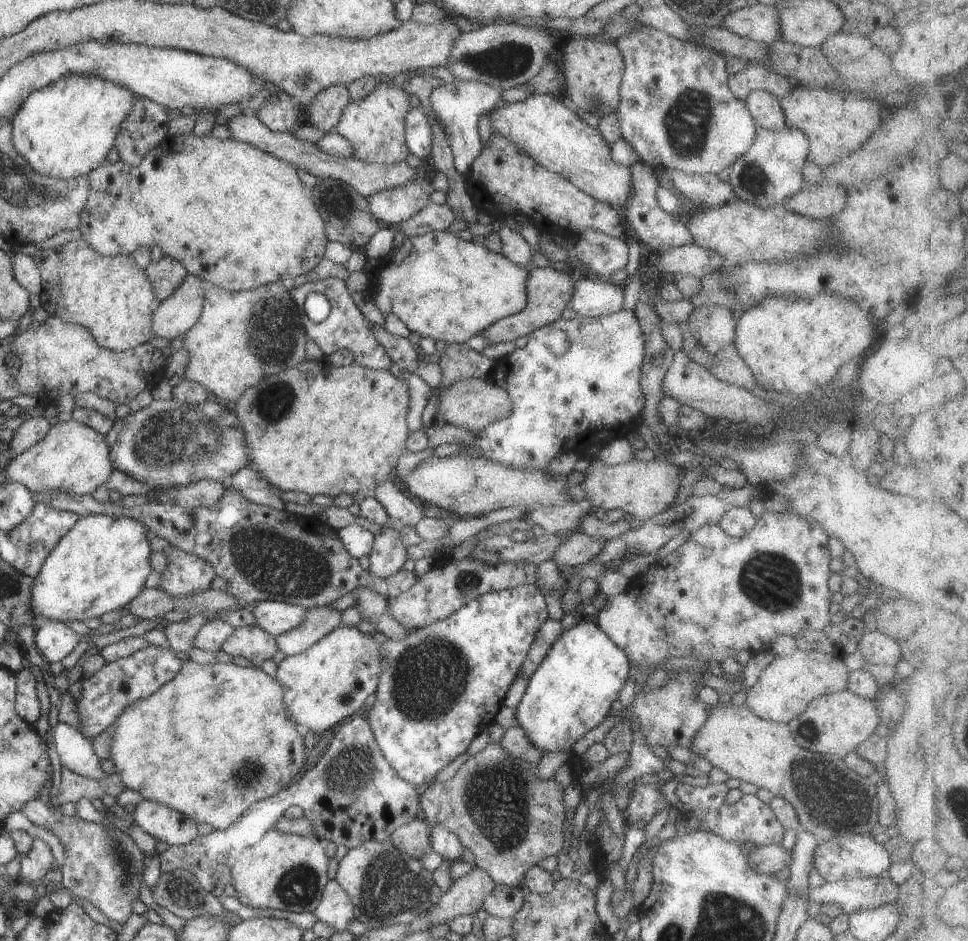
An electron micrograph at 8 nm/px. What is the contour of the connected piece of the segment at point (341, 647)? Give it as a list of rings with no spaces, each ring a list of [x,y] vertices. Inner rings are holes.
[[[339,625],[321,640],[312,644],[298,655],[288,655],[278,664],[275,682],[283,691],[283,708],[289,720],[292,720],[303,731],[322,735],[330,728],[351,716],[365,705],[366,698],[375,693],[381,666],[379,643],[371,635],[361,634],[355,627]]]

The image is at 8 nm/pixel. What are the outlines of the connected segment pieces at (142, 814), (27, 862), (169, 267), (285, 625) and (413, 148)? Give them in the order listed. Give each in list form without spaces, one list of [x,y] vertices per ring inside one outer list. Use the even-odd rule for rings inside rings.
[[[141,801],[133,812],[134,823],[154,839],[169,845],[186,845],[195,840],[199,834],[198,826],[188,816],[169,807]]]
[[[34,838],[32,848],[28,854],[23,855],[20,863],[22,868],[20,868],[18,882],[36,885],[44,878],[48,869],[55,865],[55,858],[46,843]]]
[[[168,256],[158,262],[151,262],[144,272],[152,284],[158,303],[167,300],[182,285],[188,274],[181,263]]]
[[[261,601],[252,612],[256,616],[257,626],[276,638],[303,624],[309,609],[283,601]]]
[[[411,108],[405,117],[405,144],[409,152],[429,161],[432,134],[426,115],[420,108]]]

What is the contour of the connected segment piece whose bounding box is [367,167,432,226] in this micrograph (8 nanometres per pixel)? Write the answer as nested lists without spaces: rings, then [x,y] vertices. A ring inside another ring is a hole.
[[[425,168],[425,176],[407,186],[381,191],[367,198],[368,211],[381,226],[396,226],[409,220],[430,202],[427,184],[432,183],[431,168]]]

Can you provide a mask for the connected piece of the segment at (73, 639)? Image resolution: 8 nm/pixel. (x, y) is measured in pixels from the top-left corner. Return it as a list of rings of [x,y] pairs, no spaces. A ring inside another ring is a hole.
[[[49,621],[35,628],[35,642],[39,653],[46,656],[49,663],[62,661],[78,644],[79,635],[59,621]]]

